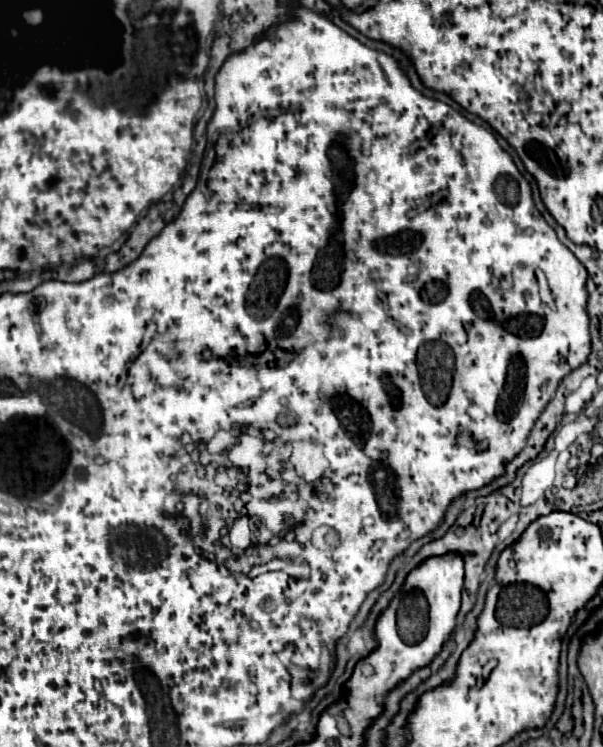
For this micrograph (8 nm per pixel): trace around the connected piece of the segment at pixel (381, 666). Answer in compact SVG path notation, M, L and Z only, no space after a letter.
M455 552L431 556L407 574L405 584L375 622L377 648L355 664L351 678L343 686L346 688L347 702L341 708L341 718L347 722L347 726L365 726L363 710L373 710L373 694L375 704L381 704L393 686L405 680L413 670L431 662L455 628L455 616L461 606L461 590L463 556Z

